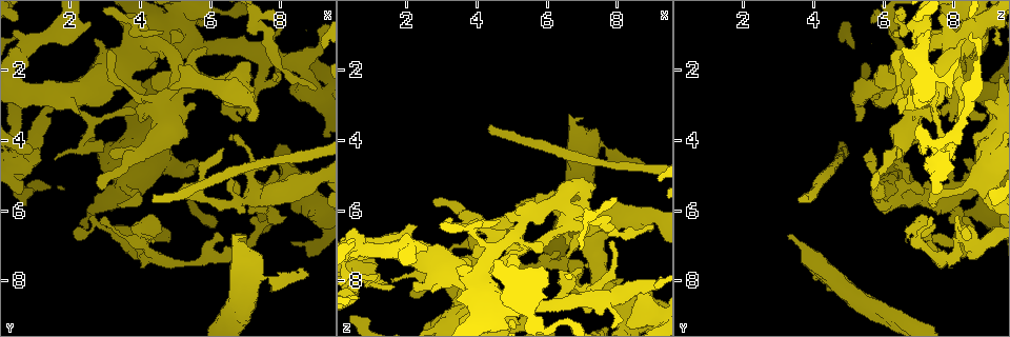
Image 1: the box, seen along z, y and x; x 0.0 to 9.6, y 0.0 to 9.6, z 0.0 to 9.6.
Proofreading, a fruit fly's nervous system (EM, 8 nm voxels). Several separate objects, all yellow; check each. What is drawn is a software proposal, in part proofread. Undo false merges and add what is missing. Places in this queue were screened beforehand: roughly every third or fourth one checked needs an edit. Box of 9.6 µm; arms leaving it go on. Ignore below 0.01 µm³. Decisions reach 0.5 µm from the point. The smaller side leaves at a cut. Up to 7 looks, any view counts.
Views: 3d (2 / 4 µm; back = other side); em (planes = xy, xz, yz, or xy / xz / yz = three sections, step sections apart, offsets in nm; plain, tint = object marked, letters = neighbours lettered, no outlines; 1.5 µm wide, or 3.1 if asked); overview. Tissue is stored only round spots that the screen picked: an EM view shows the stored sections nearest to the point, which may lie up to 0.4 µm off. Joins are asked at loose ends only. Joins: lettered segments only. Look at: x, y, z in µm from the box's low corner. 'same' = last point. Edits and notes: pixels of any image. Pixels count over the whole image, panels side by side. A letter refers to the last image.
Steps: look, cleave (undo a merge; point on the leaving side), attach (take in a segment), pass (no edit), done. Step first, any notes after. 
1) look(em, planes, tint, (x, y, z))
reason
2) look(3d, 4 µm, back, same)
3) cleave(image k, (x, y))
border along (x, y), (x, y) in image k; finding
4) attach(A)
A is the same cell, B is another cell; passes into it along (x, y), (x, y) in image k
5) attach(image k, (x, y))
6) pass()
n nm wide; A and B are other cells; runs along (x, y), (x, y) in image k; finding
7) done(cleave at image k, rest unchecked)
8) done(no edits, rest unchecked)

look(em, planes, plain, (3.10, 1.45, 6.50))
branch stops here

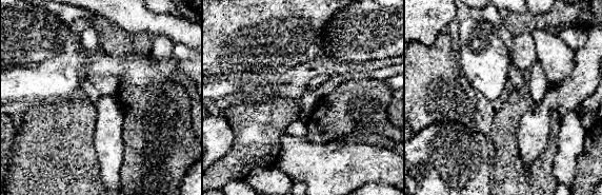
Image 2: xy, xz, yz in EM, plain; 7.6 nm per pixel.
look(em, planes, letters, same)

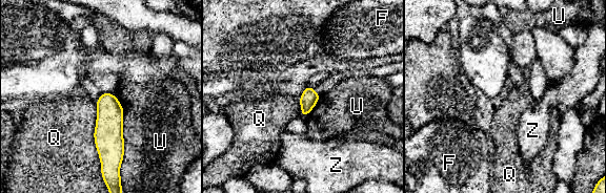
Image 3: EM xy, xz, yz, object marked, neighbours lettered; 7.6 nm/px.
pass()
110 nm wide; F, Q, U and Z are other cells; border along (116, 97), (123, 110), (122, 163) in image 3; no lettered segment goes on from it

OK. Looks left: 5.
look(3d, 2 µm, (3.95, 6.85, 7.00))
abrupt turn

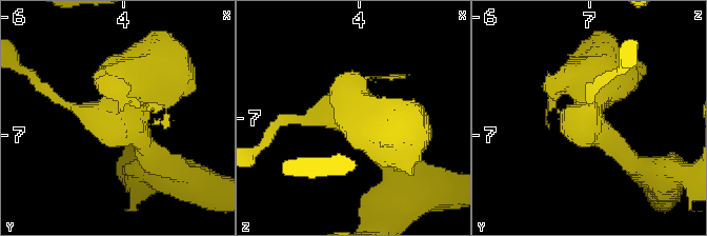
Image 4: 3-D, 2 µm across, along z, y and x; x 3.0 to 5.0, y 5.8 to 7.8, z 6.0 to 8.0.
look(em, yz, step 4, tint, (4.00, 6.90, 6.96))
now the EM

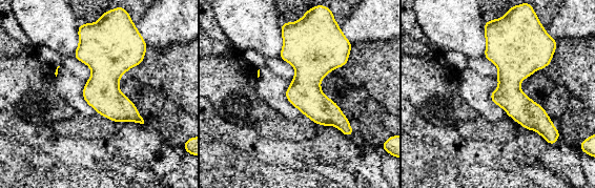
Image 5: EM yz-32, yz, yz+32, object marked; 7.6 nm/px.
look(em, planes, letters, same)

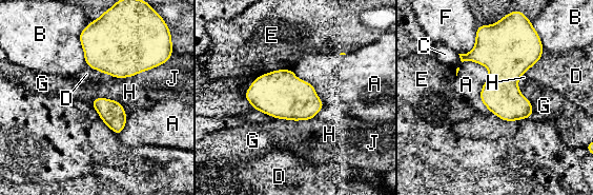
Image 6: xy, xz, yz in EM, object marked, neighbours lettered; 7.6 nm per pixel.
pass()
300 nm wide; A, B, C, D, E, F, G, H and J are other cells; border along (292, 69), (325, 104) in image 6; continuous, no second neuron

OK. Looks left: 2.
done(no edits, rest unchecked)

